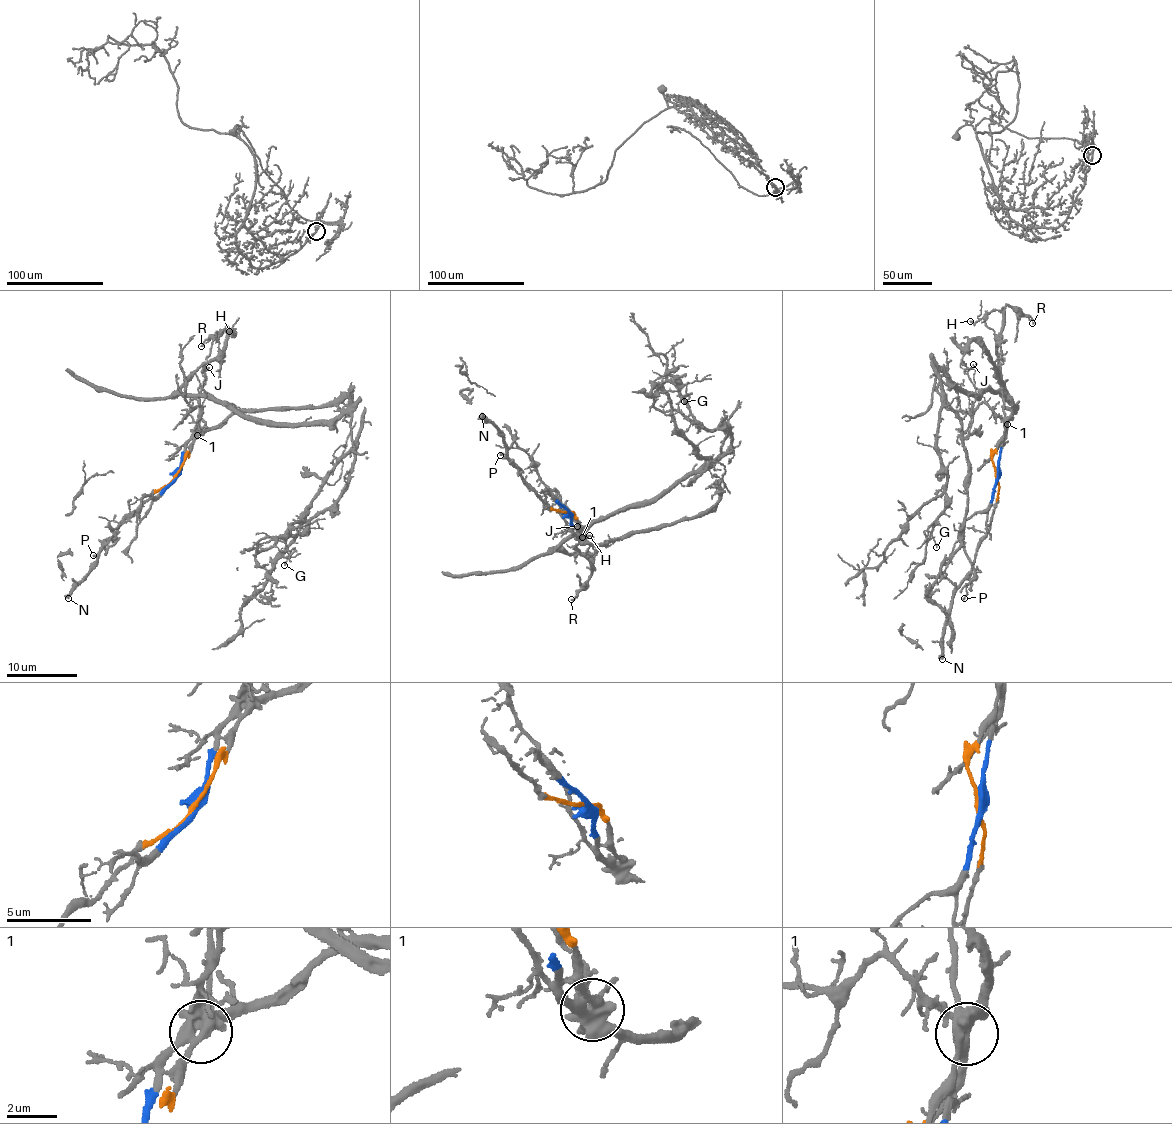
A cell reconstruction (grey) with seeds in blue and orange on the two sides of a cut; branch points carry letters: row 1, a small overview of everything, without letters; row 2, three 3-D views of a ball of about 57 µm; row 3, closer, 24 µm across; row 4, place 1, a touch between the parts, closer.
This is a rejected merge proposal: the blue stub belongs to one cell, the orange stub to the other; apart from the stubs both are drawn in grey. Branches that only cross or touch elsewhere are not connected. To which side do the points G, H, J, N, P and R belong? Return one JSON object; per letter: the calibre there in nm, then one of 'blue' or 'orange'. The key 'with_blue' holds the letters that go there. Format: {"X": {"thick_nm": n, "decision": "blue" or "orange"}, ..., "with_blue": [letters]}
{"G": {"thick_nm": 120, "decision": "blue"}, "H": {"thick_nm": 160, "decision": "blue"}, "J": {"thick_nm": 110, "decision": "blue"}, "N": {"thick_nm": 380, "decision": "orange"}, "P": {"thick_nm": 130, "decision": "orange"}, "R": {"thick_nm": 140, "decision": "blue"}, "with_blue": ["G", "H", "J", "R"]}

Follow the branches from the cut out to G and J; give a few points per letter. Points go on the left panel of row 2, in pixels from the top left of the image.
G: (176, 474), (240, 411), (349, 397), (326, 480), (348, 452), (345, 492), (285, 538), (284, 565)
J: (176, 474), (184, 442), (189, 439), (206, 396), (202, 387), (204, 370), (209, 368)

